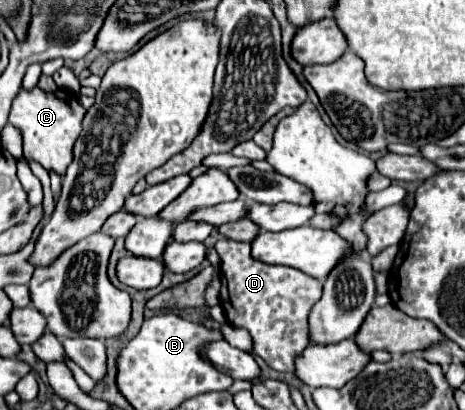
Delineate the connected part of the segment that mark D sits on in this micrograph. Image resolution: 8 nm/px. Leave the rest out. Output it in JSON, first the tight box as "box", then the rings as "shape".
{"box":[216,239,322,371],"shape":[[[220,239],[216,243],[216,251],[222,259],[220,265],[220,305],[226,311],[226,319],[234,327],[248,329],[252,335],[252,351],[262,357],[276,371],[294,371],[294,357],[302,351],[302,347],[310,345],[310,311],[314,303],[322,295],[322,281],[314,279],[298,269],[290,269],[284,265],[266,265],[256,259],[250,259],[250,243],[238,243],[232,239]]]}

